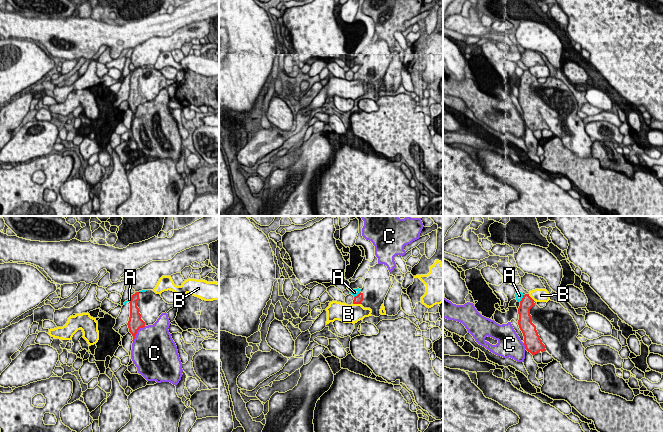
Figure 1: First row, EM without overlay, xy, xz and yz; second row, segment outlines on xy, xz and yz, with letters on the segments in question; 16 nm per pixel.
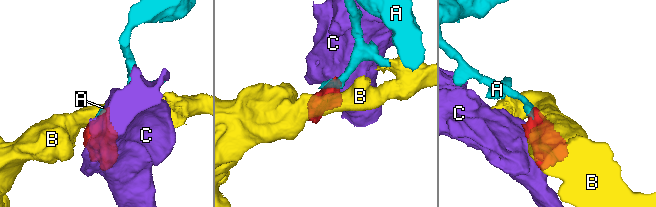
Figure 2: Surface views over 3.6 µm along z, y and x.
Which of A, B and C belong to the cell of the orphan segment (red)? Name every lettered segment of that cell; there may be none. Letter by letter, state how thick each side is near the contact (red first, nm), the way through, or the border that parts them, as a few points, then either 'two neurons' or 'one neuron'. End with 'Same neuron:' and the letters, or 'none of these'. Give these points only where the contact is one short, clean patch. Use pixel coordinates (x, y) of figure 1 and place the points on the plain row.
A: calibres 200 and 130 nm; border yz (523, 71), (519, 77); two neurons
B: calibres 140 and 300 nm; two neurons
C: calibres 240 and 480 nm; two neurons
Same neuron: none of these

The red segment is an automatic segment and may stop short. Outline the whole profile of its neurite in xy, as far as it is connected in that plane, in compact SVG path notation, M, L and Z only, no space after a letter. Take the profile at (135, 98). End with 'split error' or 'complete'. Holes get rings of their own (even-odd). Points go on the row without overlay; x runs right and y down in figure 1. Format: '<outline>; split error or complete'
M153 66L136 68L130 76L130 93L127 99L133 118L137 107L148 101L153 101L162 89L167 89L176 80L166 79L160 70Z; split error

